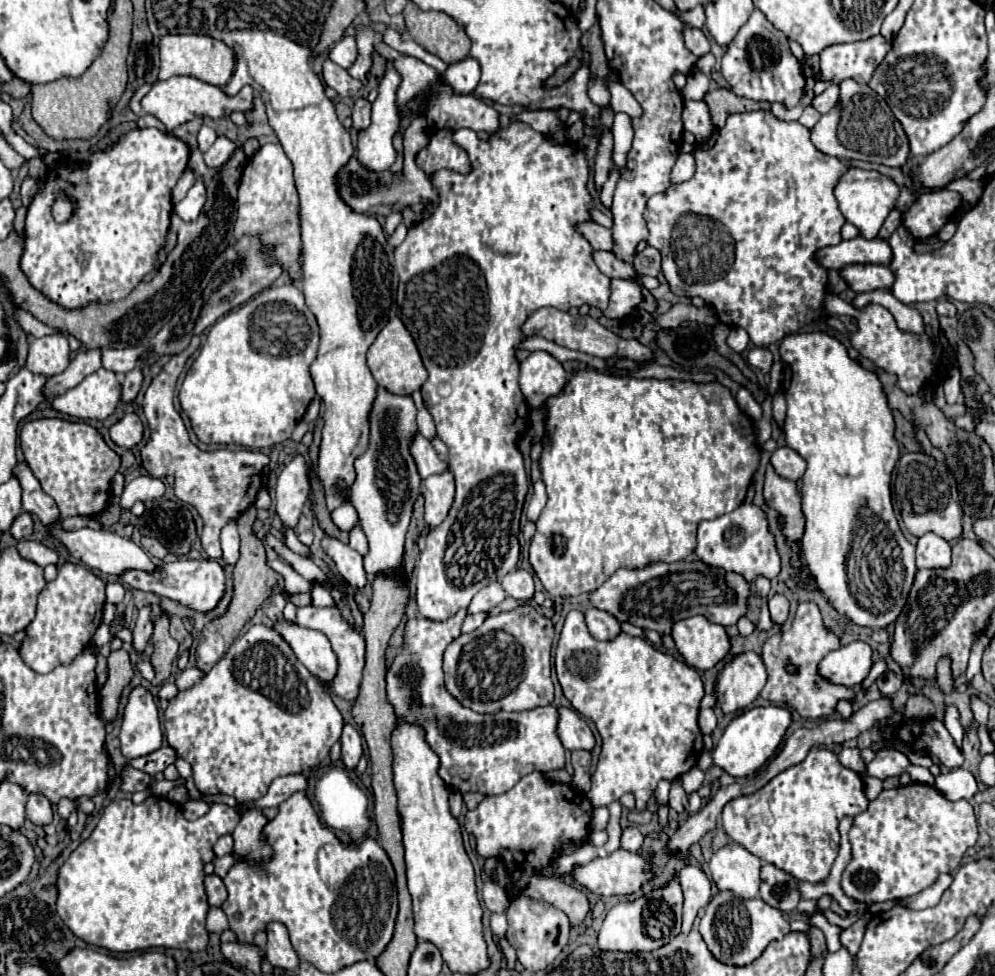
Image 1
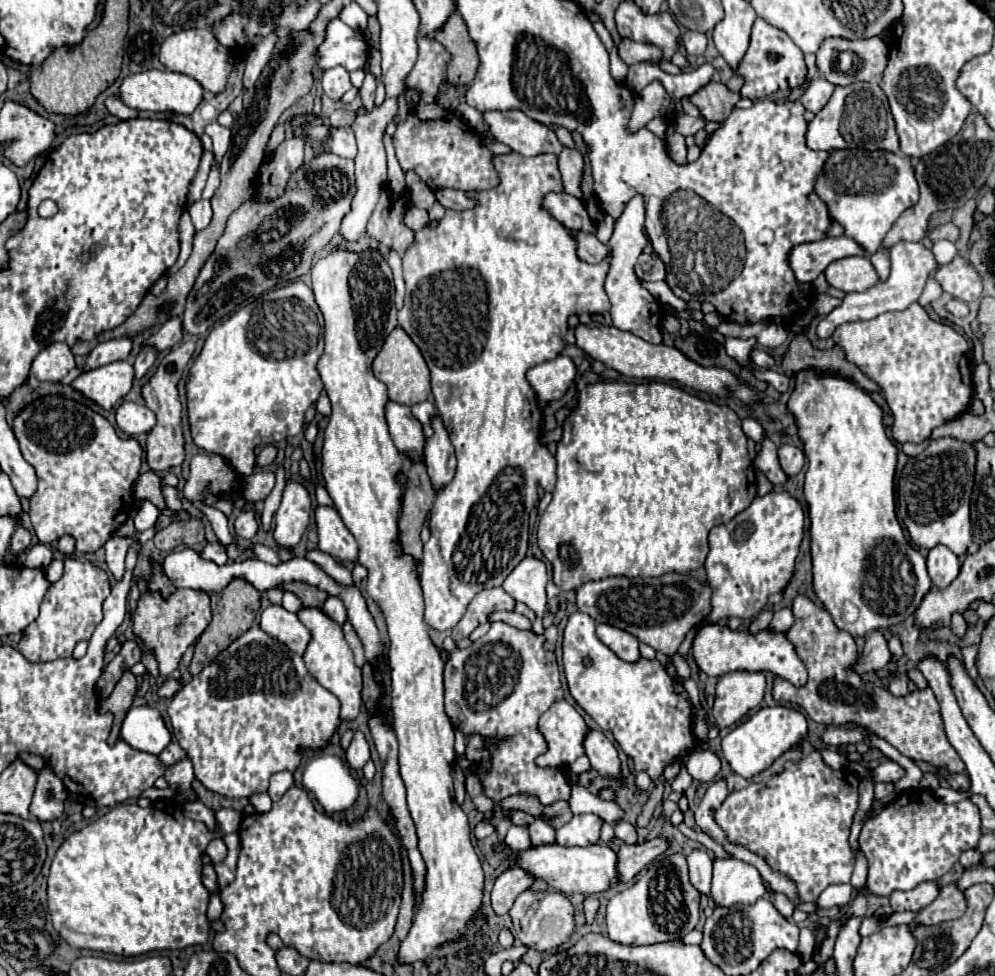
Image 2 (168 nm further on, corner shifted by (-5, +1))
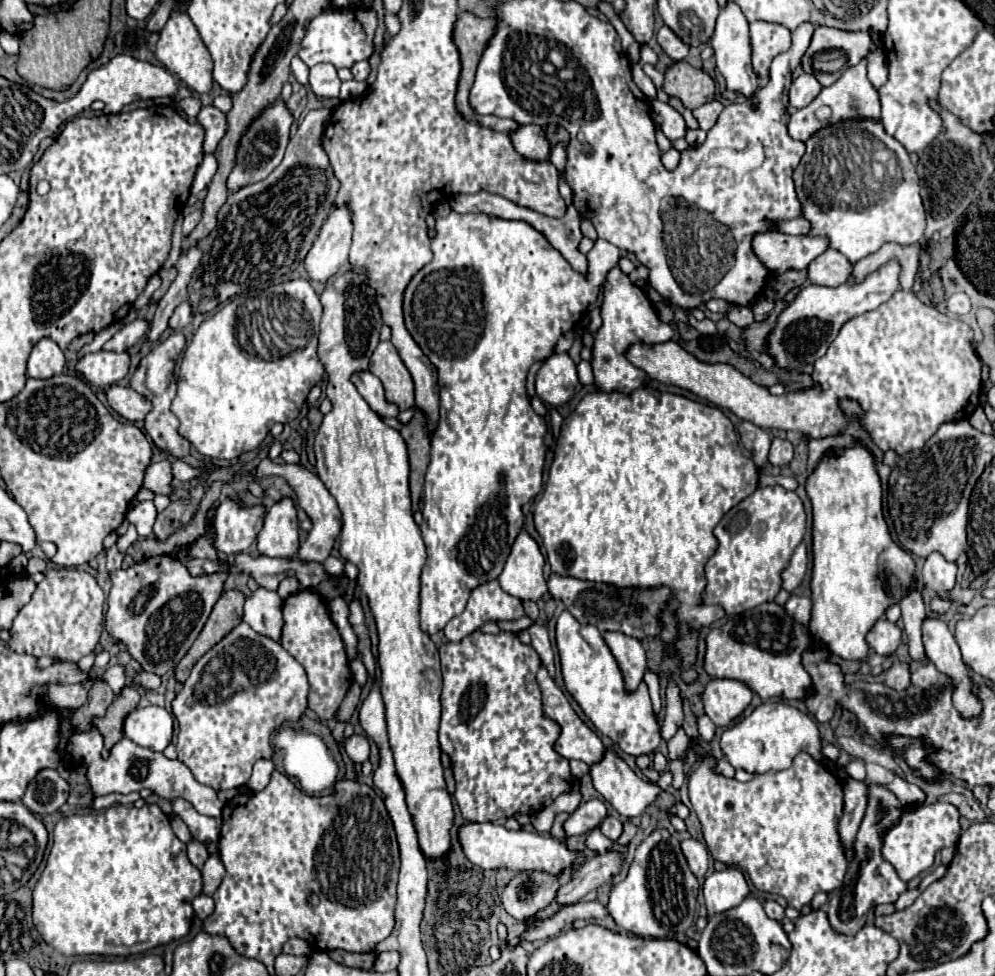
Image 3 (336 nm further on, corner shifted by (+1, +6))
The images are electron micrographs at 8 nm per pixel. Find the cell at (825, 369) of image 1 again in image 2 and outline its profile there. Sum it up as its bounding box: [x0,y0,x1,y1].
[788,370,932,638]

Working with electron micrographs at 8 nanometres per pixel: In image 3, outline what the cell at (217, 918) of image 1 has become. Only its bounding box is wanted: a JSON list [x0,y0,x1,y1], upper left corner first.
[202,855,226,897]

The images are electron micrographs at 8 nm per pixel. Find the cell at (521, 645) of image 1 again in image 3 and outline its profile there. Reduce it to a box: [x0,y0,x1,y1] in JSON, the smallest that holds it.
[440,631,572,821]

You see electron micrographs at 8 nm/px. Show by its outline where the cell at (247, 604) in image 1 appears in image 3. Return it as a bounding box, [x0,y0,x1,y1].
[176,589,244,683]

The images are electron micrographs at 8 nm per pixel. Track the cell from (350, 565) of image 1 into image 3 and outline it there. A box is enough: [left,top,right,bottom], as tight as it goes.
[256,459,342,563]

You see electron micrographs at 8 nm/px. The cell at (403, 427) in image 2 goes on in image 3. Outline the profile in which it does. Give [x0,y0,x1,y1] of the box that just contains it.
[352,371,400,417]

